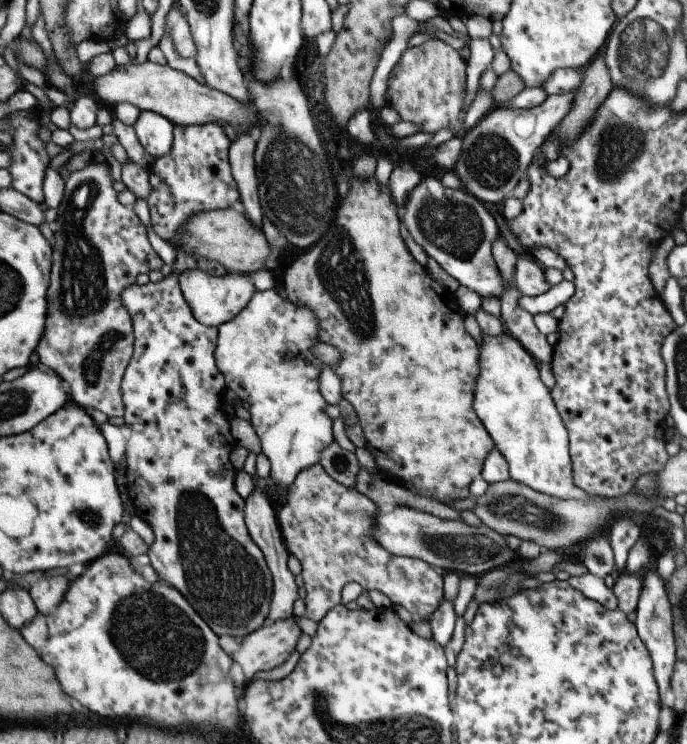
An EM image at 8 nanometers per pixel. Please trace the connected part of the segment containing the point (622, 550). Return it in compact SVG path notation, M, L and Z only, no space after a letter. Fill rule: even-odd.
M632 515L623 516L623 518L619 518L610 524L607 536L612 549L614 570L621 572L626 564L626 556L631 546L640 537L639 524L635 522Z

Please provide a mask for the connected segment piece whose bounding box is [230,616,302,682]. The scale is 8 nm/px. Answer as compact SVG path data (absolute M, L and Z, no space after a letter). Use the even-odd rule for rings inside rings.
M293 617L272 623L267 622L262 628L257 628L257 630L253 630L253 632L243 637L239 648L230 655L230 658L241 667L246 682L254 678L255 672L269 671L279 667L294 650L295 642L297 642L299 634L302 633L299 626L295 624Z

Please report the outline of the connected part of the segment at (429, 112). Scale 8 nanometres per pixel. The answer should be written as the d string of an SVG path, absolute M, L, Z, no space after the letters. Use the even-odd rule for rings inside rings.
M429 39L426 42L407 47L391 68L387 78L386 106L395 110L399 120L417 125L419 133L433 135L441 129L450 129L453 137L463 129L463 99L465 96L466 62L465 54L453 50L449 44L439 39Z

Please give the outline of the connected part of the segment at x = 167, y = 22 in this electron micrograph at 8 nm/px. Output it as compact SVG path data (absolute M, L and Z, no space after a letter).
M177 4L171 6L169 12L165 14L163 35L165 33L169 34L173 43L173 49L179 57L185 59L195 57L195 44L191 40L185 16Z

